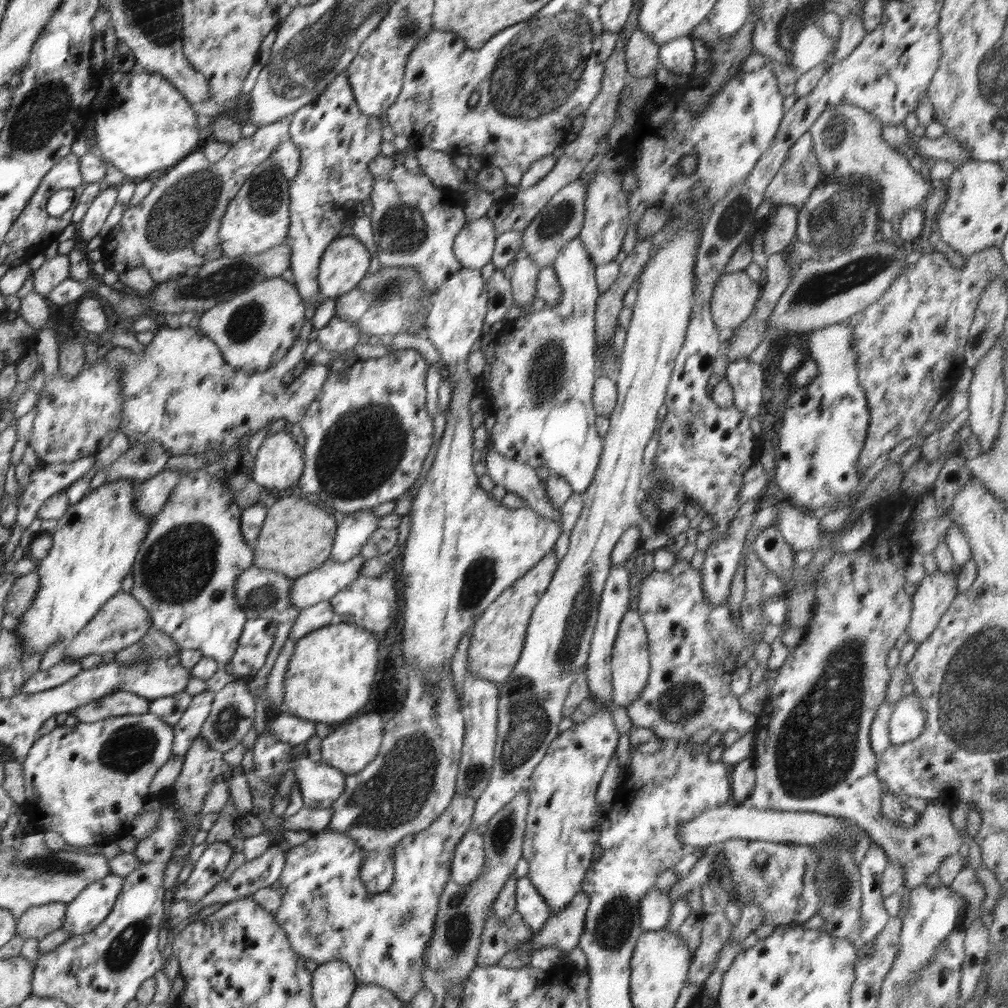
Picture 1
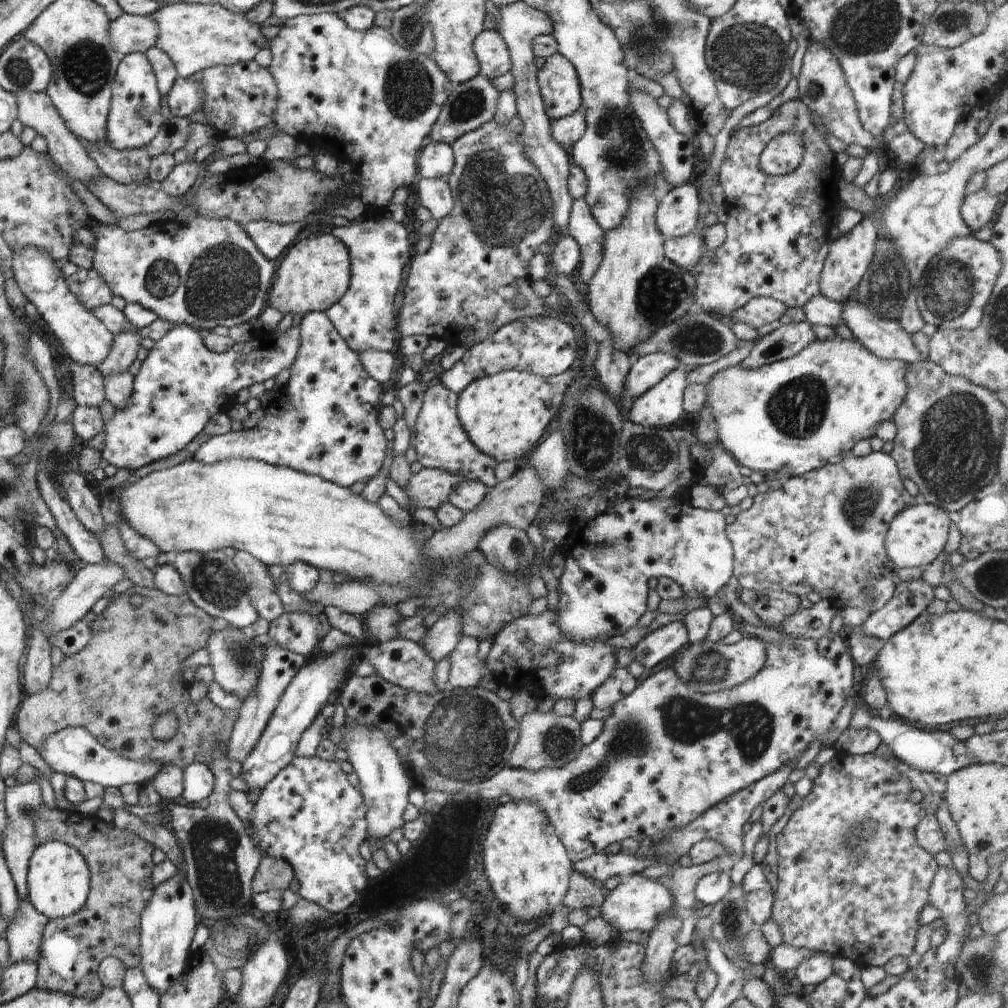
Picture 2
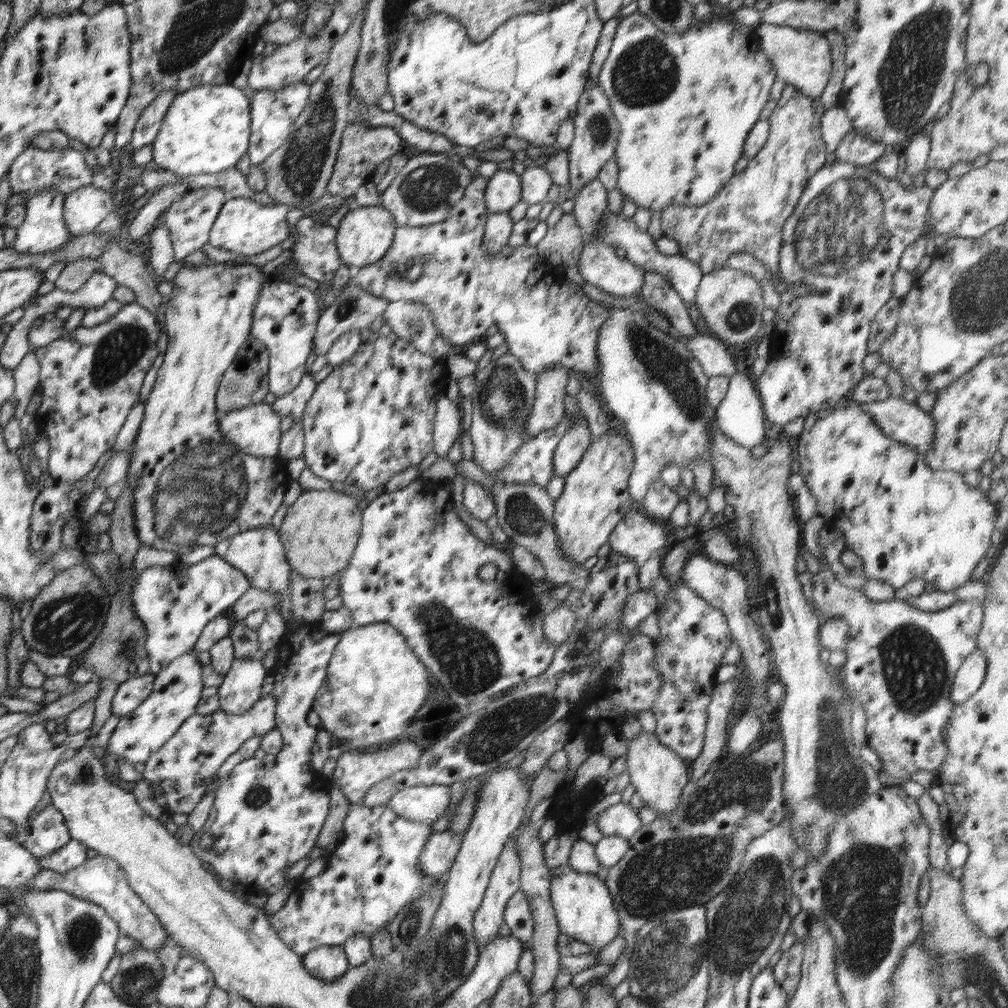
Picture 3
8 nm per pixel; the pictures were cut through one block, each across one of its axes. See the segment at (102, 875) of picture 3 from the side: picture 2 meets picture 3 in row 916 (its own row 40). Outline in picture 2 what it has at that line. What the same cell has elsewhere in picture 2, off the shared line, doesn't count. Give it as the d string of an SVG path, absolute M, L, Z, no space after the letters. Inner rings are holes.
M122 13L117 18L111 18L110 24L111 45L115 51L123 55L134 51L146 52L149 48L155 46L159 35L158 23L148 15L129 15L128 13Z

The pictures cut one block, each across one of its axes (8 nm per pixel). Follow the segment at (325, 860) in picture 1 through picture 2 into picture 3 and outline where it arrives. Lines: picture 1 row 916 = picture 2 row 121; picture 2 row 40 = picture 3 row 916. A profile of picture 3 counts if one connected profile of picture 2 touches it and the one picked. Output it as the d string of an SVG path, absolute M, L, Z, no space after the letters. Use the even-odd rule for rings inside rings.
M351 804L343 825L343 837L338 846L326 856L324 870L318 876L297 885L284 906L268 917L282 942L301 957L320 946L342 946L359 932L371 937L381 930L380 926L387 926L405 906L427 894L437 882L435 877L421 875L417 865L424 845L433 835L431 822L408 820L395 815L385 806L367 808Z

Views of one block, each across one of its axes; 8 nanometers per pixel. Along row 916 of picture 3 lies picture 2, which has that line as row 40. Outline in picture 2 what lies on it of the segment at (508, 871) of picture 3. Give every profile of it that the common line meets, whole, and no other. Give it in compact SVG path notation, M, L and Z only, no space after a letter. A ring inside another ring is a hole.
M483 30L474 39L473 49L479 62L480 74L494 80L511 70L511 56L500 33Z

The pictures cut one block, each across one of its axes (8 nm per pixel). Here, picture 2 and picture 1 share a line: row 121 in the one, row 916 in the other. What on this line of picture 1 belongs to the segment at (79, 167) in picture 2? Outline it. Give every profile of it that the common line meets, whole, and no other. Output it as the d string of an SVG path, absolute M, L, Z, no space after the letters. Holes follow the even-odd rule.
M48 903L28 908L24 914L20 915L15 933L24 940L28 940L28 938L40 940L42 937L56 932L62 926L66 907L66 903Z

